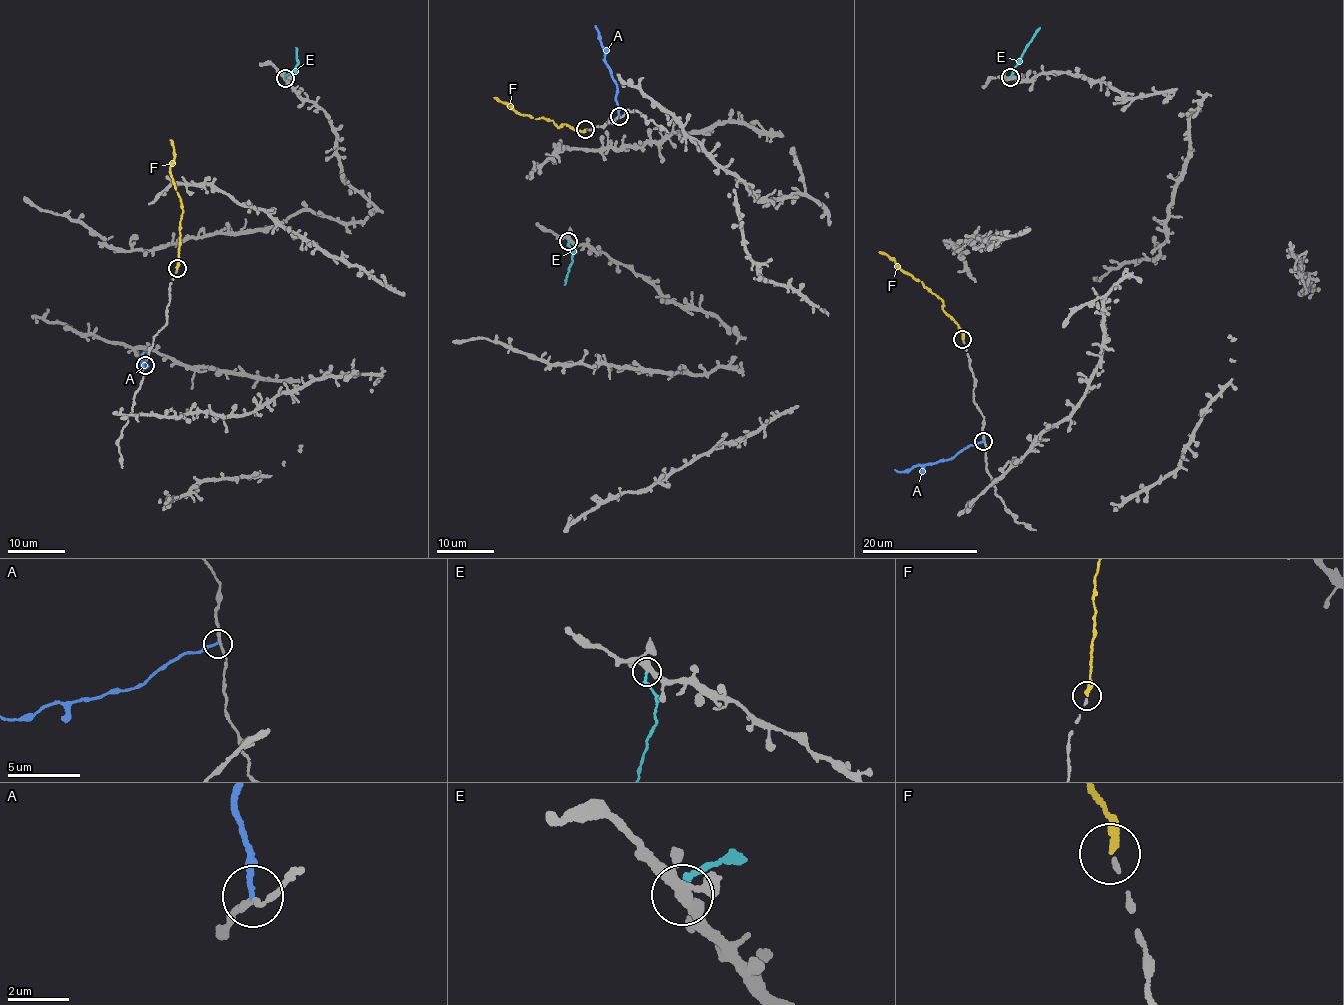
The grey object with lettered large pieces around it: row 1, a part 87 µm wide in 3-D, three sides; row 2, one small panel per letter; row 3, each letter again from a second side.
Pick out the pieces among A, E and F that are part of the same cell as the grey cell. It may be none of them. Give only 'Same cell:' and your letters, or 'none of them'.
Same cell: F

